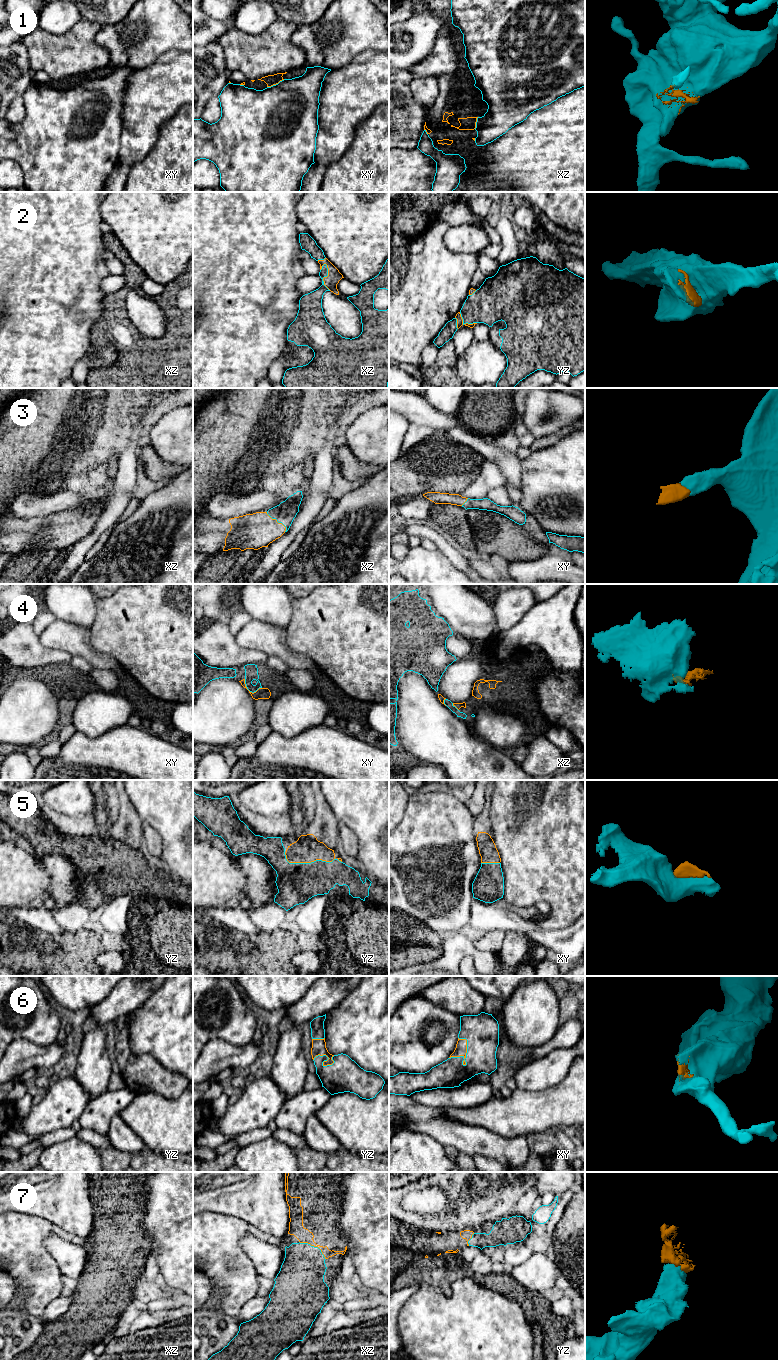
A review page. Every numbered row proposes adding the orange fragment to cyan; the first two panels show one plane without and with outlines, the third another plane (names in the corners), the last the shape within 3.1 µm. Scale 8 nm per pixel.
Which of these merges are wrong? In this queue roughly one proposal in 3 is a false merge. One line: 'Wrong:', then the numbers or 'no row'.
Wrong: 1

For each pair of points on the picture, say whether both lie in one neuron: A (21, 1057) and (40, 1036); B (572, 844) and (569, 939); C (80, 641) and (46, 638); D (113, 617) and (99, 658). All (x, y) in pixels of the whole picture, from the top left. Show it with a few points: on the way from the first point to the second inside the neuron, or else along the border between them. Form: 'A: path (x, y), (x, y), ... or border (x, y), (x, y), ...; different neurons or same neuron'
A: border (56, 1040), (46, 1046), (22, 1038), (10, 1043); different neurons
B: border (574, 922), (562, 928), (546, 929); different neurons
C: path (72, 638), (54, 638); same neuron
D: border (90, 632), (90, 643), (120, 665); different neurons

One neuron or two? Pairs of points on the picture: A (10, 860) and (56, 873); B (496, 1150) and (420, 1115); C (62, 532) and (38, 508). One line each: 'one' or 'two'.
A: one
B: one
C: two

